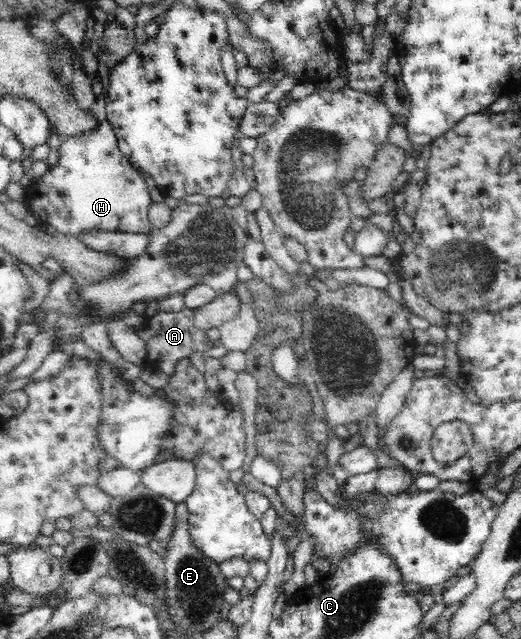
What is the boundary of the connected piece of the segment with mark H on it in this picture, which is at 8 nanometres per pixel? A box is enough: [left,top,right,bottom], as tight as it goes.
[23,119,154,237]

